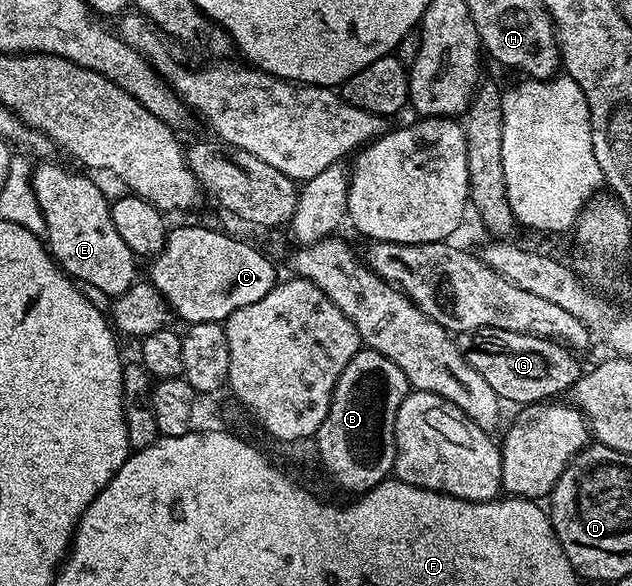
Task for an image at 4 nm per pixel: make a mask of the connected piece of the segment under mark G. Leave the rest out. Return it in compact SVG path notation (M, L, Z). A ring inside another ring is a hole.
M483 327L480 331L460 331L457 335L459 352L489 381L493 393L499 395L500 400L518 405L529 403L541 403L544 401L554 400L562 393L570 392L574 383L579 380L581 368L579 368L580 356L572 351L563 343L558 343L552 339L542 339L536 335L522 335L521 333L509 333L505 329L493 329L492 327Z

